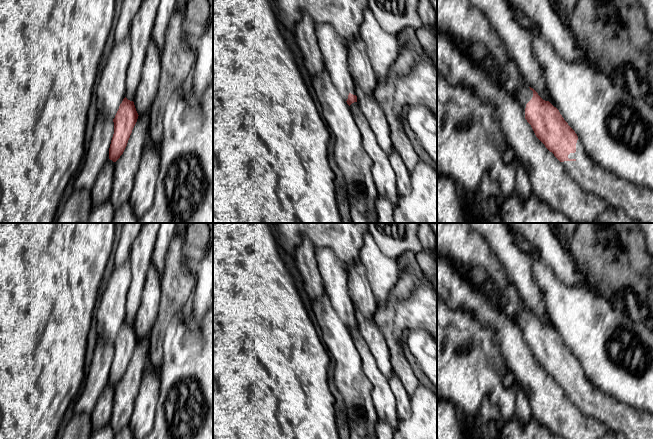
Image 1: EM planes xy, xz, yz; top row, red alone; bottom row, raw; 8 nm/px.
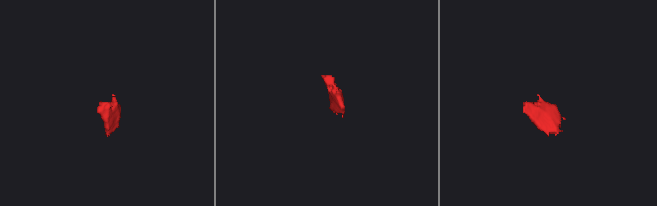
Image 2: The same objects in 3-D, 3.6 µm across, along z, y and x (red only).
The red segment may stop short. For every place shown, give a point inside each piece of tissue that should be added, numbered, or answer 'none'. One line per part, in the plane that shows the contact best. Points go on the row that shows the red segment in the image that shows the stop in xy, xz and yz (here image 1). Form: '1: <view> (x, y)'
1: yz (463, 25)
2: yz (637, 202)

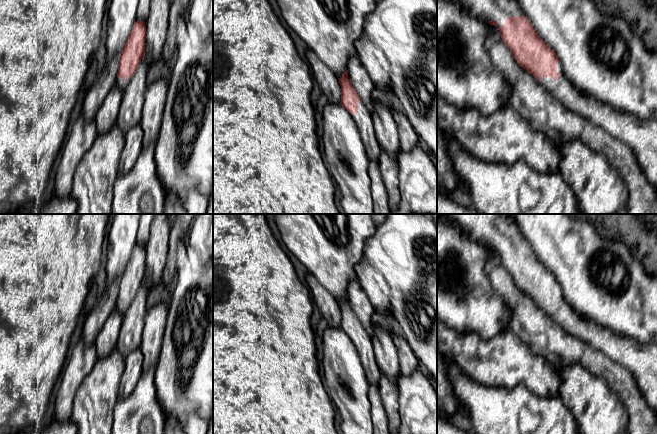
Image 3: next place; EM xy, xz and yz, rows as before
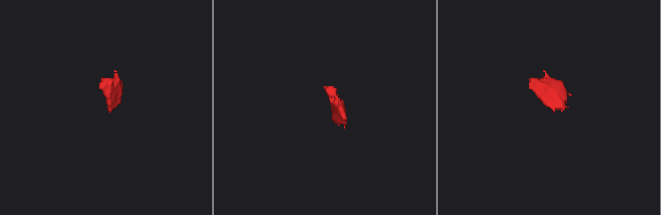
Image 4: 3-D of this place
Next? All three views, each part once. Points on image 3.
1: yz (484, 11)
2: yz (640, 134)

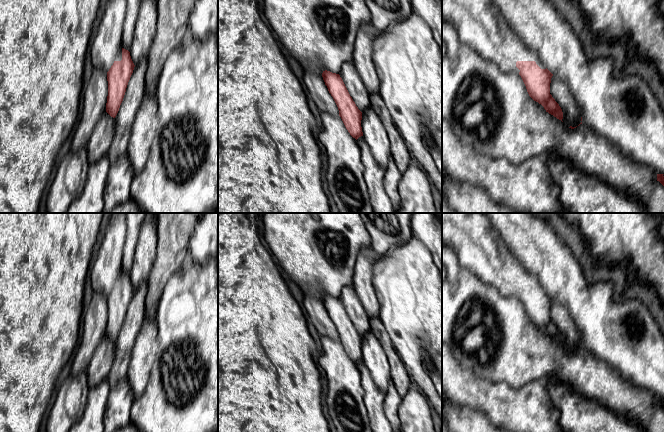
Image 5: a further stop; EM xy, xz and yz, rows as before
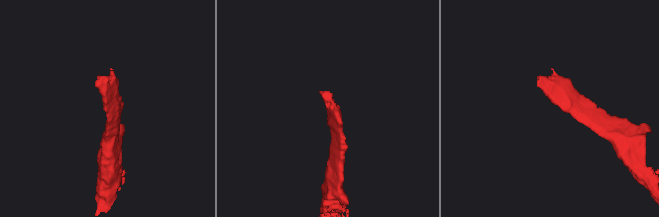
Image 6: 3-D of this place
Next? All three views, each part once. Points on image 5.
1: yz (479, 24)

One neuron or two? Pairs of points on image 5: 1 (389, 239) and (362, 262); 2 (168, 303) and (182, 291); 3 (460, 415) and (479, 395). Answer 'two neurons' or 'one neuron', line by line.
1: two neurons
2: one neuron
3: two neurons

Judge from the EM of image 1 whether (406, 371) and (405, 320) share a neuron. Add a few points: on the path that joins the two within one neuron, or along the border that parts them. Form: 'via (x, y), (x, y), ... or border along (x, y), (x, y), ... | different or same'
border along (394, 316), (394, 336), (397, 339) | different

